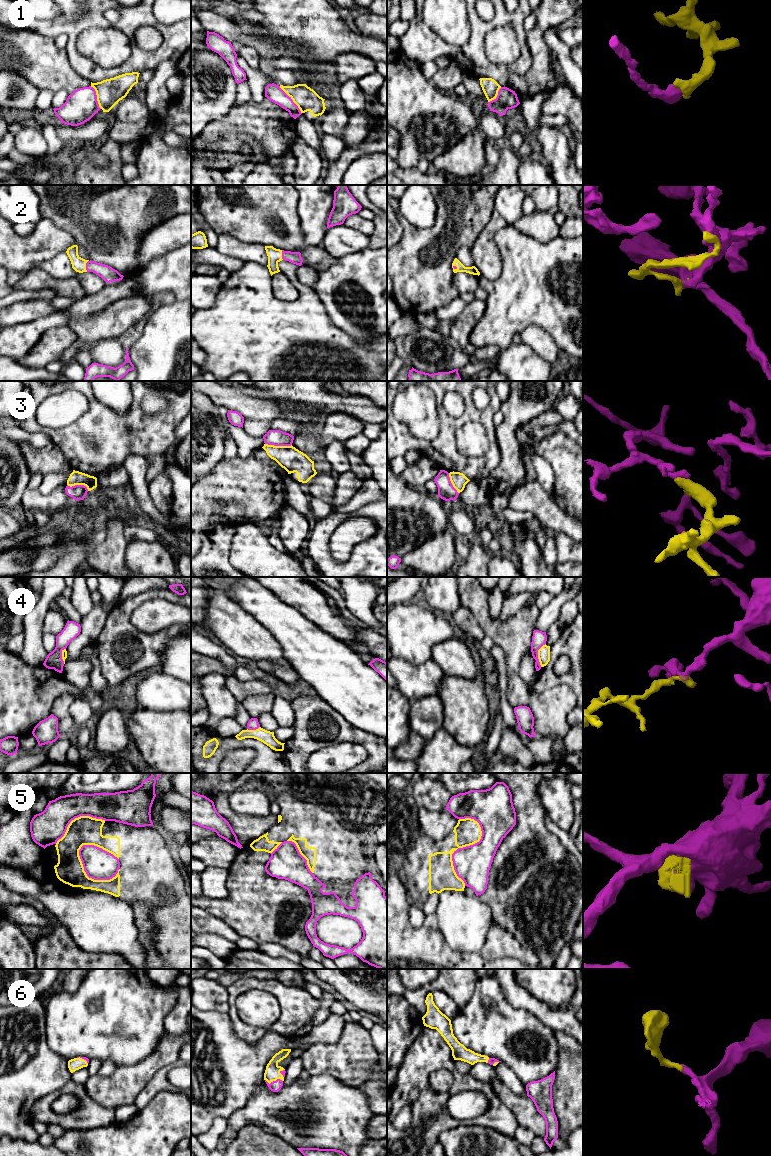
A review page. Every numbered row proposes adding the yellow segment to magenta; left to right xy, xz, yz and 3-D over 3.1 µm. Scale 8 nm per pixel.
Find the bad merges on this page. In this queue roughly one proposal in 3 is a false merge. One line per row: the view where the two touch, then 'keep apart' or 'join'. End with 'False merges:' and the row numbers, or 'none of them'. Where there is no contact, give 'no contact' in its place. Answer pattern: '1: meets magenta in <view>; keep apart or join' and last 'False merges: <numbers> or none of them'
1: meets magenta in xz; keep apart
2: meets magenta in xy; join
3: meets magenta in xz; keep apart
4: meets magenta in yz; keep apart
5: meets magenta in xy; keep apart
6: meets magenta in xz; join
False merges: 1, 3, 4, 5

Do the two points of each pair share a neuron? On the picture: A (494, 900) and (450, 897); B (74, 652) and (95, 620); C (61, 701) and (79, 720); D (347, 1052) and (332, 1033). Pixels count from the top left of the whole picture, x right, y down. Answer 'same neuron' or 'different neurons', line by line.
A: different neurons
B: same neuron
C: different neurons
D: different neurons

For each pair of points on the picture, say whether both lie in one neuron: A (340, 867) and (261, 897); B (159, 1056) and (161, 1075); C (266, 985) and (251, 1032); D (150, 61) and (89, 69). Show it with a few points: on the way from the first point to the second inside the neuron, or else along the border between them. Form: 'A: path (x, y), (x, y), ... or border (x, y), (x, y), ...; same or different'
A: path (309, 836), (279, 835), (261, 853), (256, 866); same
B: border (172, 1065), (161, 1067), (145, 1086); different
C: path (284, 998), (285, 1017), (274, 1028), (269, 1029); same
D: path (135, 63), (118, 71), (104, 72); same

